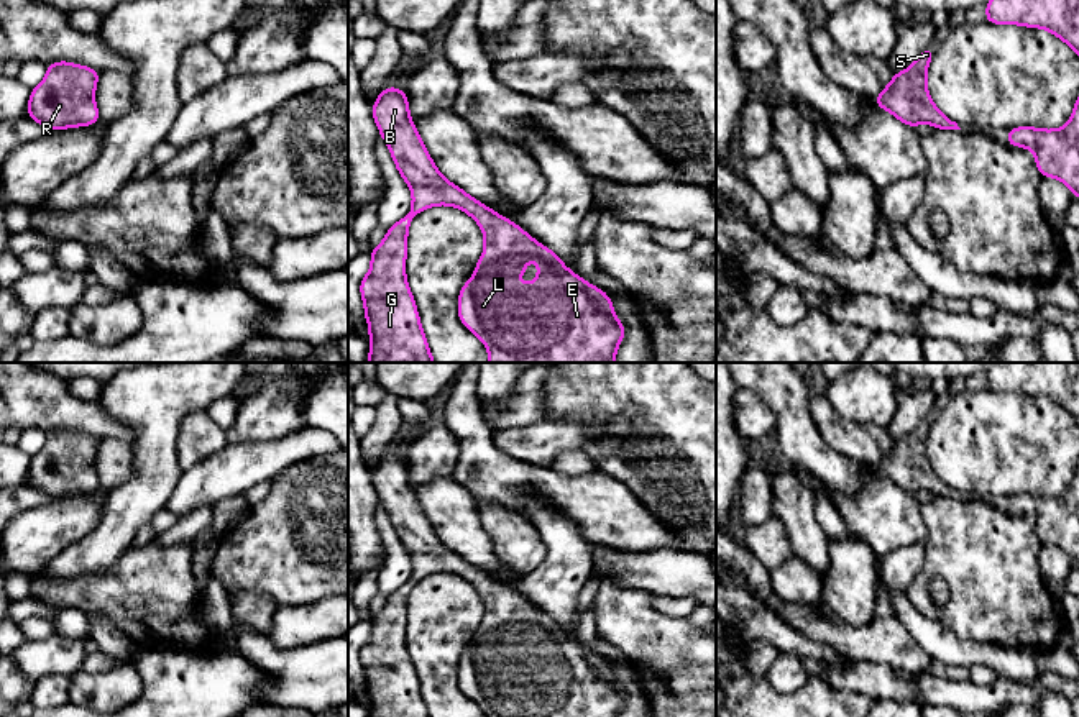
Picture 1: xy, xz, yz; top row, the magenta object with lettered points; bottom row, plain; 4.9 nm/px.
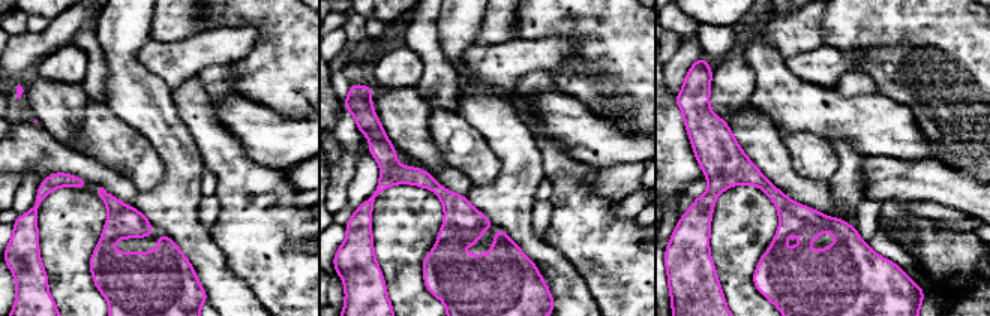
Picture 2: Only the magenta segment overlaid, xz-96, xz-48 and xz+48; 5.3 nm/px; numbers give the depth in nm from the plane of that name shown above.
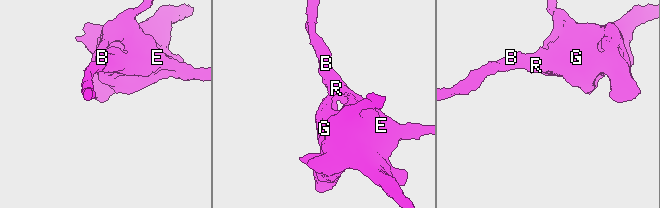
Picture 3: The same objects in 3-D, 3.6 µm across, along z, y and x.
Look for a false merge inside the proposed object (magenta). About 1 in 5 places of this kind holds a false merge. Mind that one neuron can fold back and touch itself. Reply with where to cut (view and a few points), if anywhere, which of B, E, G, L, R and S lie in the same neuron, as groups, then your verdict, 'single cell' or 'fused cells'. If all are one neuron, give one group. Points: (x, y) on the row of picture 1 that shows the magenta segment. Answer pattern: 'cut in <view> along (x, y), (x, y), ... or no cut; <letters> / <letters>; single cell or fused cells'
no cut; B E G L R S; single cell

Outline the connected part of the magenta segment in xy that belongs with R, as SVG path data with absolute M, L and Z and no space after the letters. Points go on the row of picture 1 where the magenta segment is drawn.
M66 61L48 64L46 79L31 89L28 116L51 131L97 123L100 112L94 92L99 74Z

